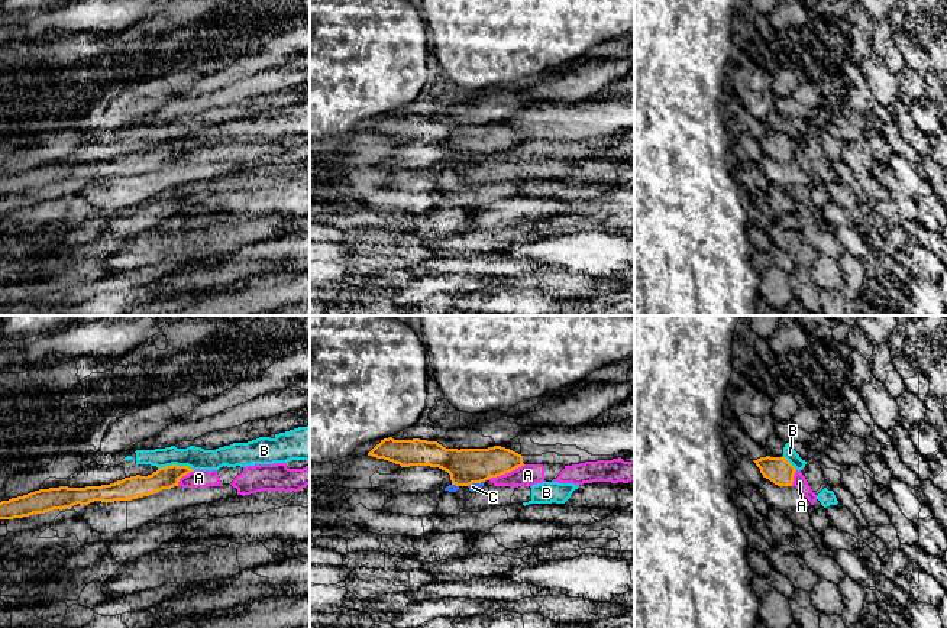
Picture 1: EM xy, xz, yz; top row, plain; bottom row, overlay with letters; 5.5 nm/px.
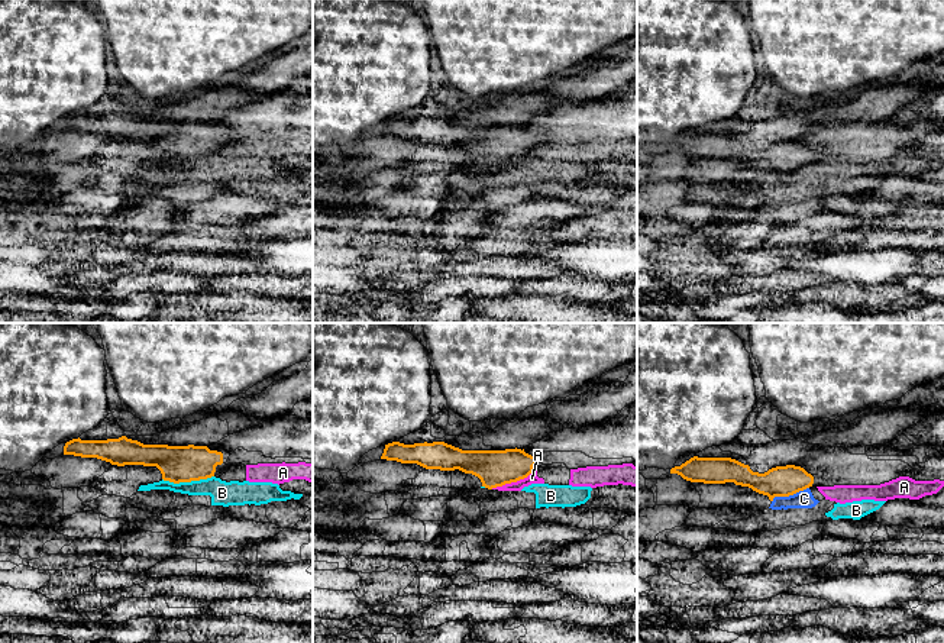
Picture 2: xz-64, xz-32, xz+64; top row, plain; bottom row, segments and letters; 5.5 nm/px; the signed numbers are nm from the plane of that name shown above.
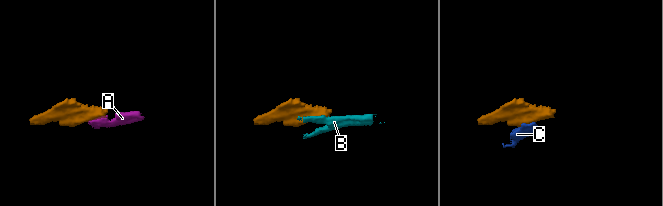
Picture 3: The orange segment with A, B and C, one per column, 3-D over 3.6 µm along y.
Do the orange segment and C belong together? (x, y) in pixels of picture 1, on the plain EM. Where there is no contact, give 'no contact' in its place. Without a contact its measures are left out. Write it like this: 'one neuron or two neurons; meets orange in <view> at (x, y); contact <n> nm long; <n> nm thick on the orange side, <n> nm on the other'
two neurons; meets orange in xz at (475, 158); contact 90 nm long; 200 nm thick on the orange side, 40 nm on the other

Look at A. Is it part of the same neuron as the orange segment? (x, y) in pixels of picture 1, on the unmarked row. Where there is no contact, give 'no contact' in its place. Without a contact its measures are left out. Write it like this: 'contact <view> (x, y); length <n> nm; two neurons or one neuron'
contact xz (506, 148); length 240 nm; two neurons

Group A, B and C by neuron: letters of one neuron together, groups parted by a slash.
A C / B

